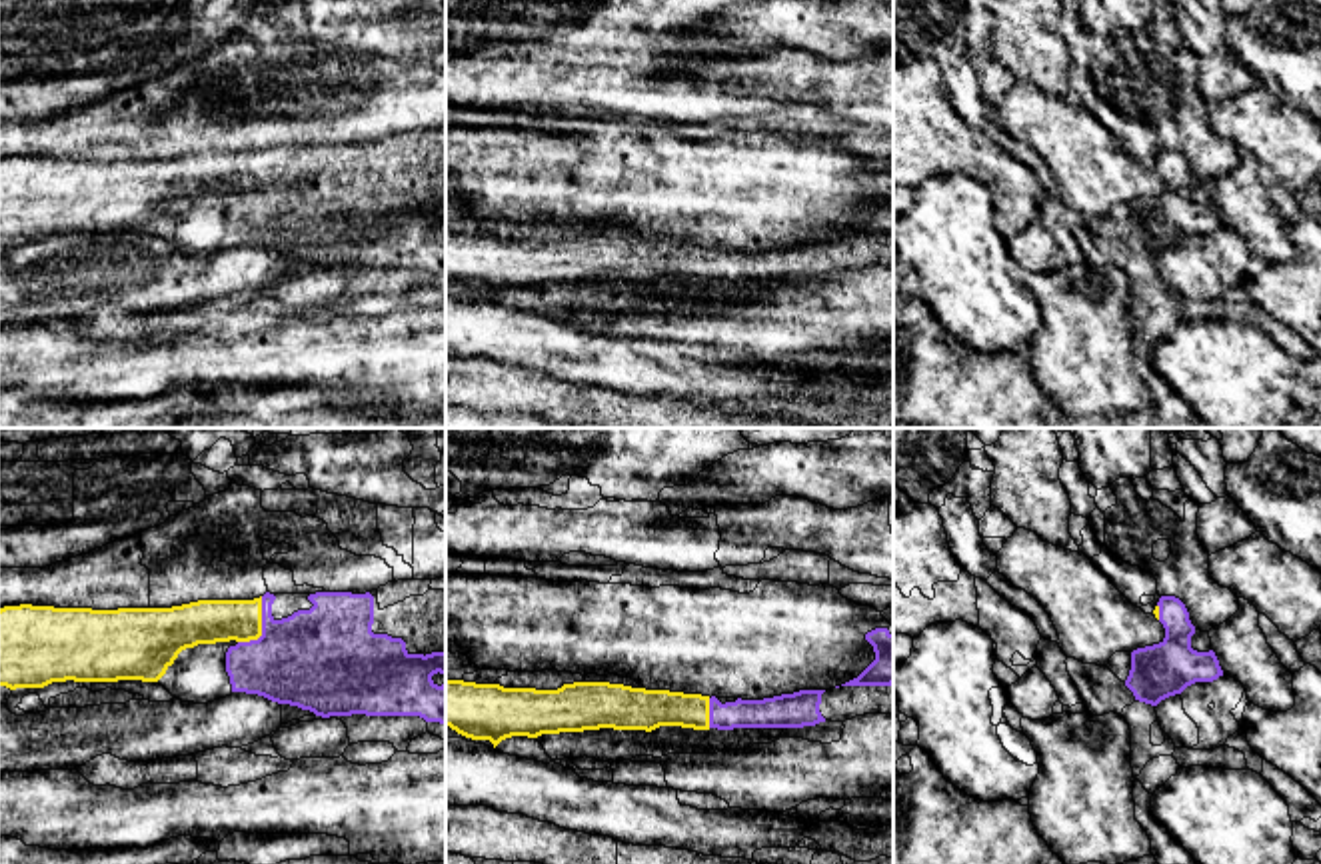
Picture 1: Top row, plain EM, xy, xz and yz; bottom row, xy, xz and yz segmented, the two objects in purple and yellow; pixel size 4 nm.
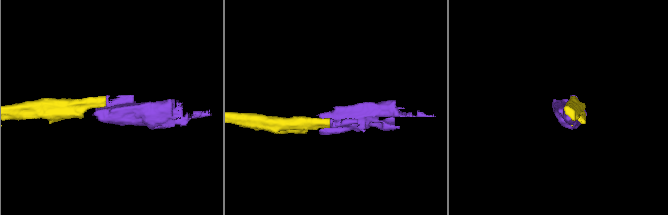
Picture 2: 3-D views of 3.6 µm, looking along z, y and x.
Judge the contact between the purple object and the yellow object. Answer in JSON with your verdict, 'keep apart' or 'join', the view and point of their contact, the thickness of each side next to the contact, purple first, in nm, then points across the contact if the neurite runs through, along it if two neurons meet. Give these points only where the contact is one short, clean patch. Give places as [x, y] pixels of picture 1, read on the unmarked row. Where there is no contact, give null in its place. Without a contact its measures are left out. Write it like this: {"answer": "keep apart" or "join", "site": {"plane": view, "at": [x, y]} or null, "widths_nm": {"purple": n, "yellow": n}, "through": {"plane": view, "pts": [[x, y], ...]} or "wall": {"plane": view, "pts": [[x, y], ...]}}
{"answer": "join", "site": {"plane": "xy", "at": [262, 178]}, "widths_nm": {"purple": 400, "yellow": 180}}

